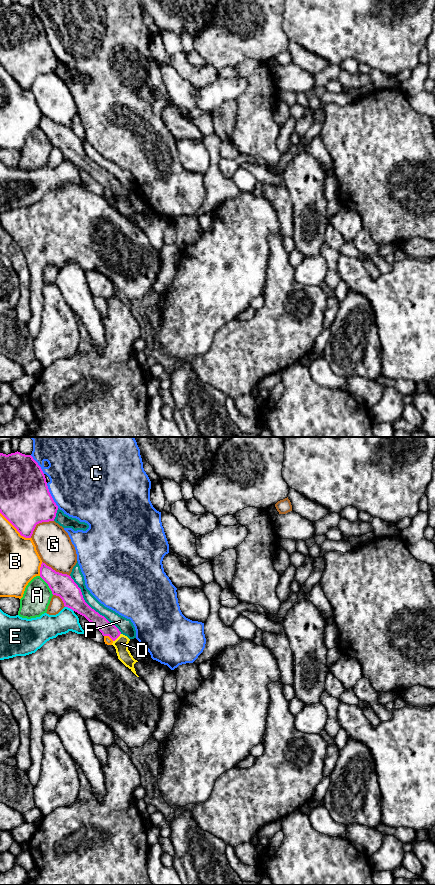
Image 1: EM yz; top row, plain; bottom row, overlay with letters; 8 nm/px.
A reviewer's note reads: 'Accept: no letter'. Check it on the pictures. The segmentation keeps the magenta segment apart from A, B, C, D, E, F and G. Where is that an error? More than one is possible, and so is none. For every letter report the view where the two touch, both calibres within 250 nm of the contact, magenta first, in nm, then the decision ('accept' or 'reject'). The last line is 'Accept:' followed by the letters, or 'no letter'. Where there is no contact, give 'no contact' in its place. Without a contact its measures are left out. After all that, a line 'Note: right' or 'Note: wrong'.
A: yz | 190/220 nm | reject
B: yz | 420/300 nm | reject
C: yz | 420/480 nm | reject
D: yz | 110/110 nm | accept
E: yz | 190/200 nm | reject
F: yz | 170/90 nm | reject
G: yz | 420/280 nm | reject
Accept: D
Note: wrong

